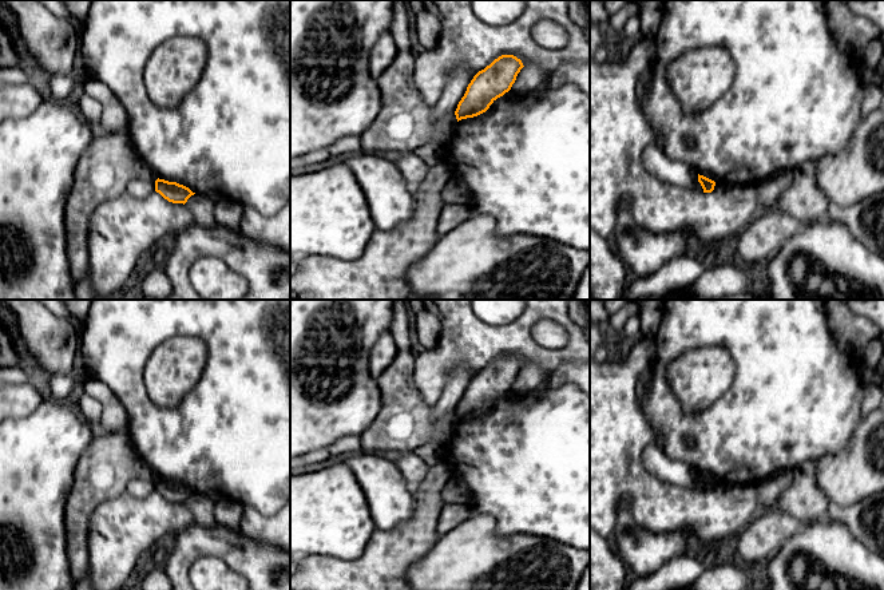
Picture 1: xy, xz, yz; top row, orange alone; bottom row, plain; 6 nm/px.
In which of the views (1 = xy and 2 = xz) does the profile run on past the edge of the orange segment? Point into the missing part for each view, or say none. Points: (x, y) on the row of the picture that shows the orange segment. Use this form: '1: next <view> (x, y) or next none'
1: next none
2: next none

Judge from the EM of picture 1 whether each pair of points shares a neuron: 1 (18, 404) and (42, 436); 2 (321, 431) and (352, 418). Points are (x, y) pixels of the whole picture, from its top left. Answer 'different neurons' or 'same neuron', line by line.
1: different neurons
2: same neuron

